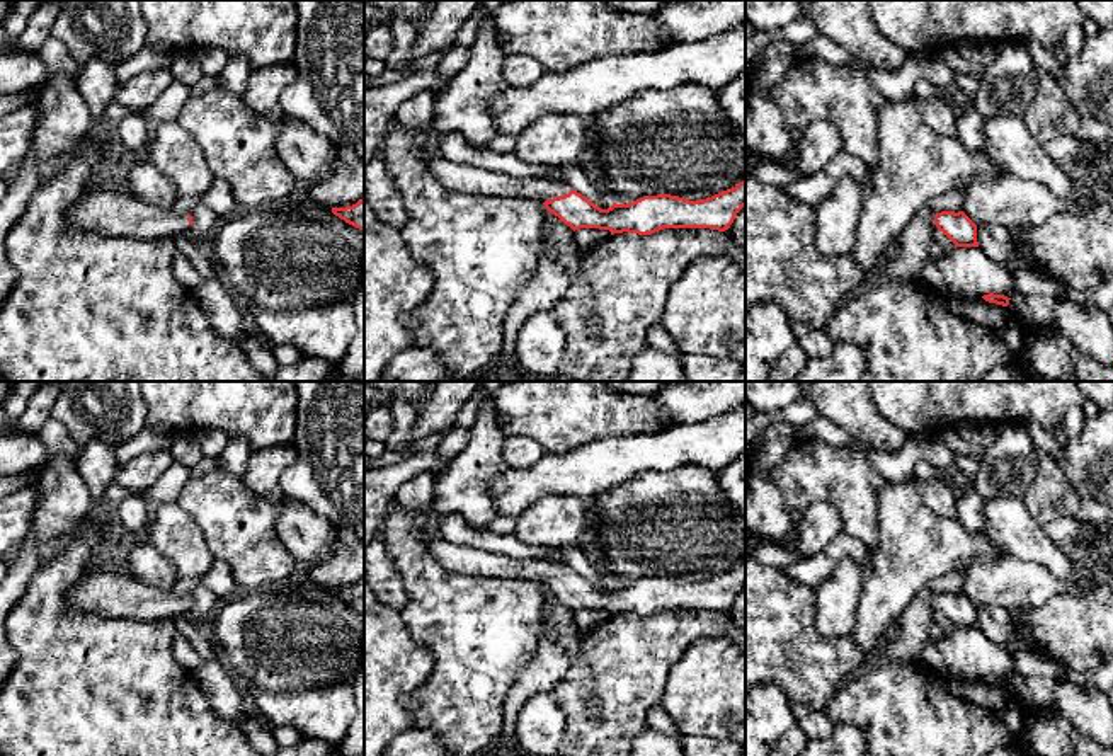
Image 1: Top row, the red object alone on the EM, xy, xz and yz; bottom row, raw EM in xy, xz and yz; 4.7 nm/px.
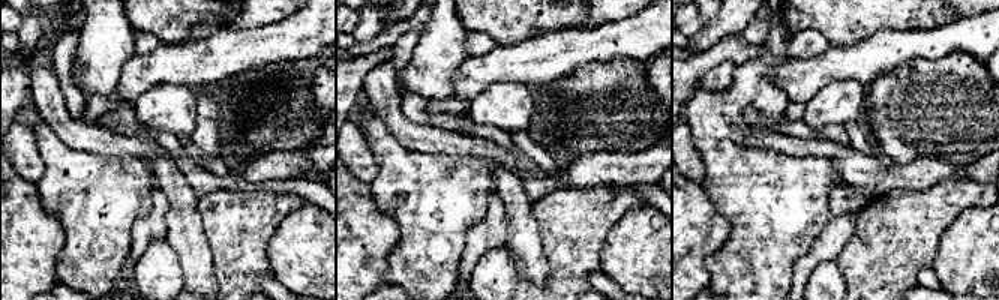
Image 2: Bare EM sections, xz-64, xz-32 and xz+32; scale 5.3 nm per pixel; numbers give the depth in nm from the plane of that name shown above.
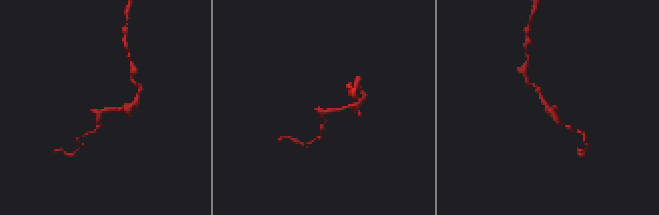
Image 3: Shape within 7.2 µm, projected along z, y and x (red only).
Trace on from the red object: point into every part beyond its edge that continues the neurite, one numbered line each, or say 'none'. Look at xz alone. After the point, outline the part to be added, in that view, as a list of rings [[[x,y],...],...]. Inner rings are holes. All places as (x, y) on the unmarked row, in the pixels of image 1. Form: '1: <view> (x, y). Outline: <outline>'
1: xz (468, 561). Outline: [[[439,536],[429,540],[427,548],[441,567],[463,576],[482,576],[497,581],[531,579],[545,584],[570,574],[565,564],[541,558],[512,558],[475,547],[461,547]]]

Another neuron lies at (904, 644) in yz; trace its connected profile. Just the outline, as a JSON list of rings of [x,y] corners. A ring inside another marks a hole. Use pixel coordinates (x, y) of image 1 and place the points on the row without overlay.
[[[924,587],[902,611],[895,630],[885,640],[880,659],[897,662],[921,662],[922,644],[928,640],[934,615],[934,594]]]

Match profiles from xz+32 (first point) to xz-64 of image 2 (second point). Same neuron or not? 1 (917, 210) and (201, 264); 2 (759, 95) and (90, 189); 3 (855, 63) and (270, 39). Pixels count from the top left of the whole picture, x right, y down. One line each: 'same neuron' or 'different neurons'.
1: different neurons
2: same neuron
3: same neuron

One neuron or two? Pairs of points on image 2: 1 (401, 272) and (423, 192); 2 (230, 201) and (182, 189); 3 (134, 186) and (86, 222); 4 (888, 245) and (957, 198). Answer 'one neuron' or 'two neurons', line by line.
1: one neuron
2: two neurons
3: one neuron
4: one neuron

